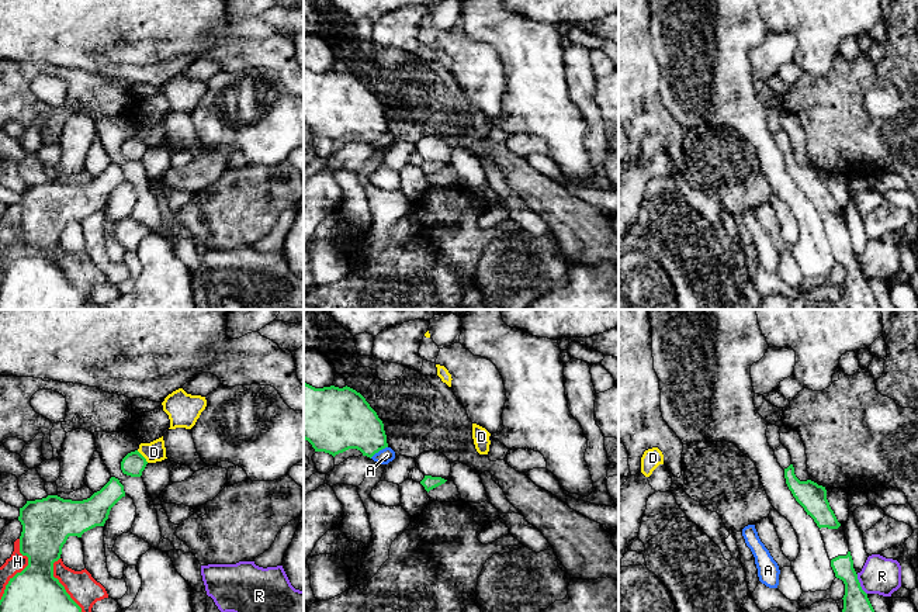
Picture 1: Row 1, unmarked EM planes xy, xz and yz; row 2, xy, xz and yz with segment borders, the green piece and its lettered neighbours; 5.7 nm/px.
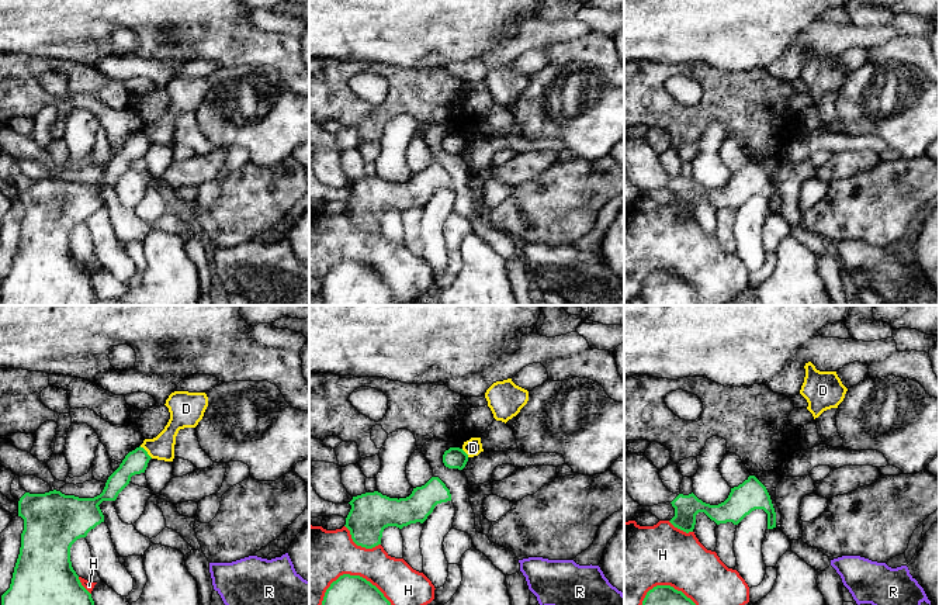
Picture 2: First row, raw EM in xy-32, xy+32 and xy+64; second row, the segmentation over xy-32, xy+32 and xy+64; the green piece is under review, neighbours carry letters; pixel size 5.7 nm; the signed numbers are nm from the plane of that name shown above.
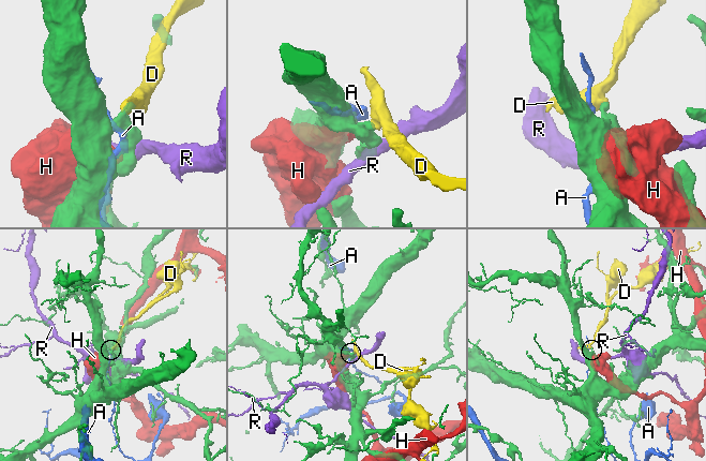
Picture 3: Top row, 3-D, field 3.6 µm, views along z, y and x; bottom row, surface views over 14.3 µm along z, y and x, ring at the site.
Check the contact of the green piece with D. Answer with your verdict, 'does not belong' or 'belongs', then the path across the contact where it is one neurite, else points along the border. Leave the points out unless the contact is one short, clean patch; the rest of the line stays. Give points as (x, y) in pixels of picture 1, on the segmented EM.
does not belong | along xy (137, 450), (148, 462)

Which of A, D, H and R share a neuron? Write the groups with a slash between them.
A / D / H / R

